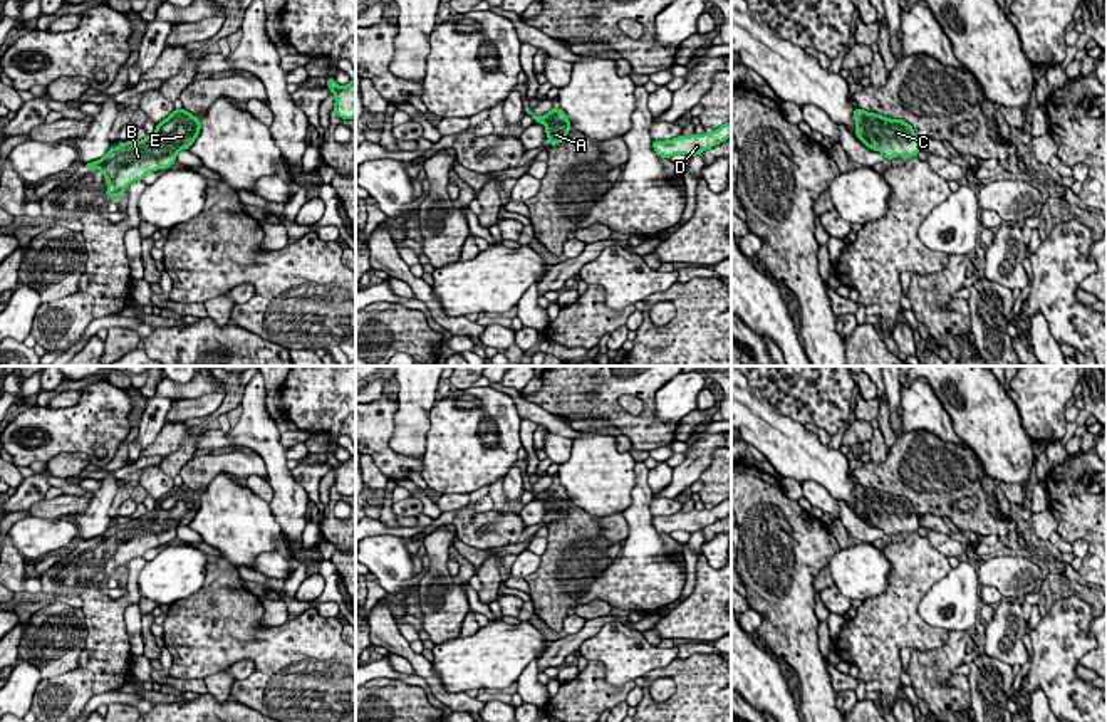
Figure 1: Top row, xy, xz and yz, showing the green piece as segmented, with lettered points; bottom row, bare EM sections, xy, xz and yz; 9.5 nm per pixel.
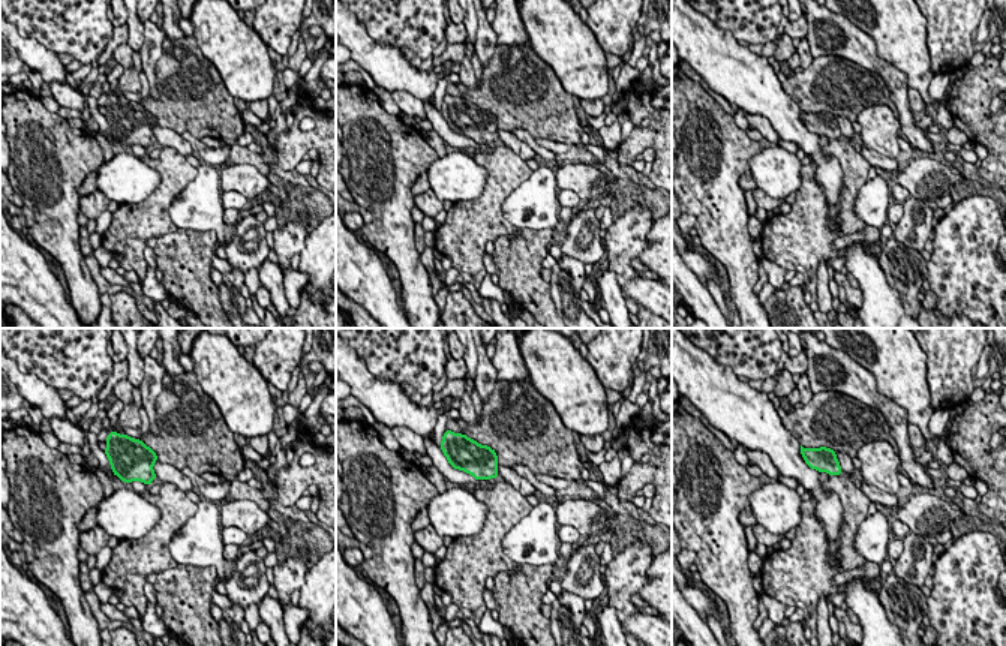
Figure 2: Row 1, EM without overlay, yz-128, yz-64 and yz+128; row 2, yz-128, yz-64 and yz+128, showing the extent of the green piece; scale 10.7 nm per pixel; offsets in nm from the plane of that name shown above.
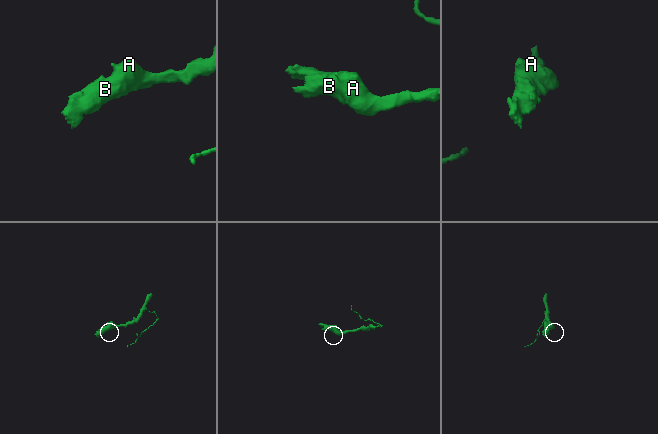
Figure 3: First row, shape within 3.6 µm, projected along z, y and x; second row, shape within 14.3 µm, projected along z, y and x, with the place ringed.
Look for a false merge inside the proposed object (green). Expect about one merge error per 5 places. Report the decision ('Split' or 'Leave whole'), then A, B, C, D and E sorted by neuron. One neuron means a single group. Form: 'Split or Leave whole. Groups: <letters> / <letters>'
Leave whole. Groups: A B C D E

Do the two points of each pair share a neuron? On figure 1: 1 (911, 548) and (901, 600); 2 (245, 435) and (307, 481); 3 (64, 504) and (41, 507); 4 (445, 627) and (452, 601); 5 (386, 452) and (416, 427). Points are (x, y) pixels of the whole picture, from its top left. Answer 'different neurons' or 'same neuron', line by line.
1: same neuron
2: different neurons
3: same neuron
4: same neuron
5: different neurons

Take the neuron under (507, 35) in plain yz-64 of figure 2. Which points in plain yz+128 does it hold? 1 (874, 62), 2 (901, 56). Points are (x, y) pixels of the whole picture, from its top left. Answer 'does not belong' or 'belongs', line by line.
1: belongs
2: does not belong

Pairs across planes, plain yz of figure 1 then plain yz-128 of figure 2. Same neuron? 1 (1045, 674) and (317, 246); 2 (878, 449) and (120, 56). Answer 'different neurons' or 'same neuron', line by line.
1: different neurons
2: different neurons

